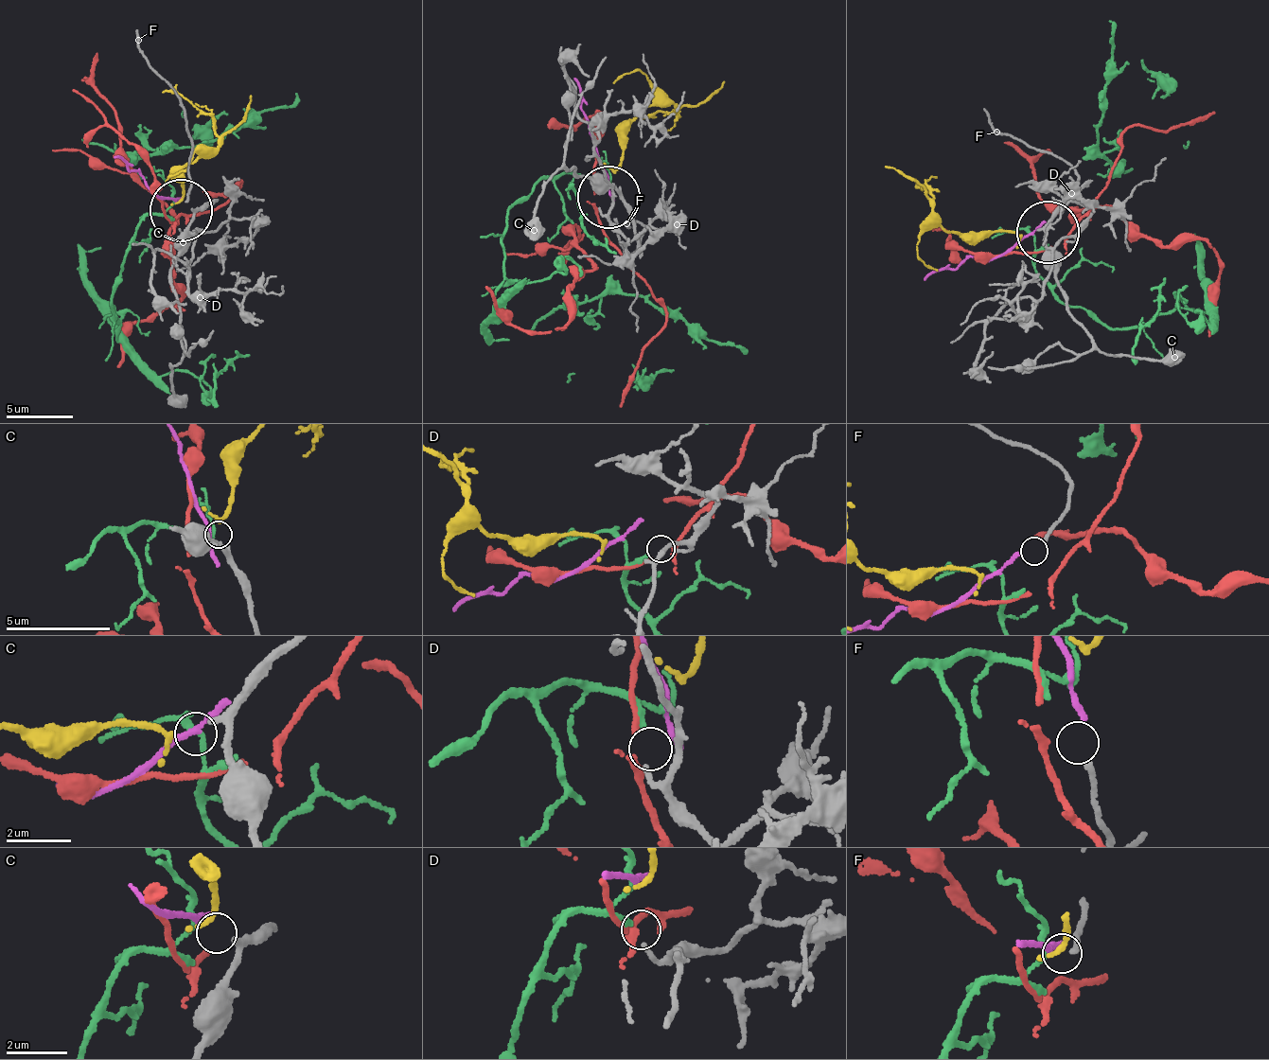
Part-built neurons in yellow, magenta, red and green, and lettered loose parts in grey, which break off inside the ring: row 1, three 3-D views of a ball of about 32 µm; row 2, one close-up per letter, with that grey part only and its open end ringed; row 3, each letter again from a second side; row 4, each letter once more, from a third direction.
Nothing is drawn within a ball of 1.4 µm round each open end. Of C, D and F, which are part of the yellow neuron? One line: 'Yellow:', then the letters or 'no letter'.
Yellow: C

